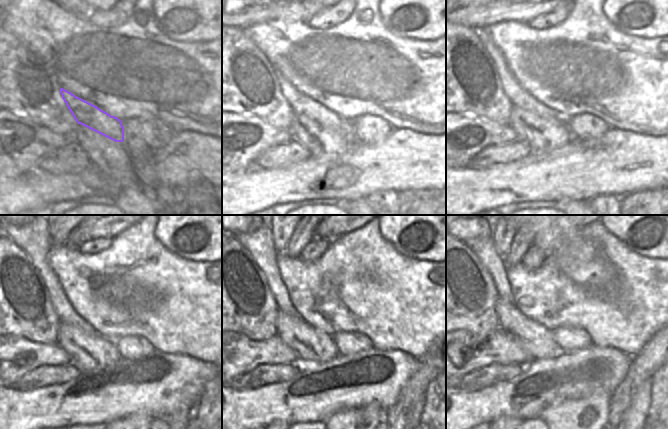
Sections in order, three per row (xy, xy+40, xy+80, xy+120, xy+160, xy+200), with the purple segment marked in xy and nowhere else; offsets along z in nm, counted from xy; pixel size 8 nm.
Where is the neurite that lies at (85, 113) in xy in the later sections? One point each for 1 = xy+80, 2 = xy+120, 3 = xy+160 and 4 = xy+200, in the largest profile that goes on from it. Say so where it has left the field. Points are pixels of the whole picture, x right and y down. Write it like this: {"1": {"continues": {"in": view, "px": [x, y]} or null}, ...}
{"1": {"continues": {"in": "xy+80", "px": [516, 94]}}, "2": {"continues": {"in": "xy+120", "px": [36, 245]}}, "3": {"continues": {"in": "xy+160", "px": [260, 245]}}, "4": {"continues": {"in": "xy+200", "px": [484, 249]}}}

